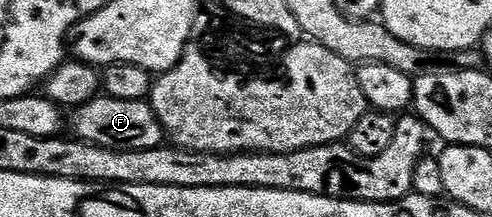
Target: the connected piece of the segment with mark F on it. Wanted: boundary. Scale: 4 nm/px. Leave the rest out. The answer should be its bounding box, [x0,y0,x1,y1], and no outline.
[69,96,165,152]

